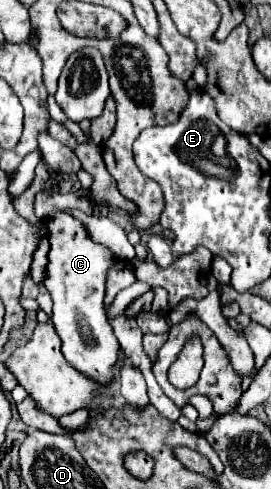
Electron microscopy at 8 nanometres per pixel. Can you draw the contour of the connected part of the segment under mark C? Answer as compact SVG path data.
M53 212L47 218L47 228L51 232L51 250L43 284L53 298L53 324L63 342L63 354L75 370L101 386L109 386L115 380L113 368L119 358L119 342L107 322L103 298L107 272L115 254L103 244L89 240L83 224L65 212Z

